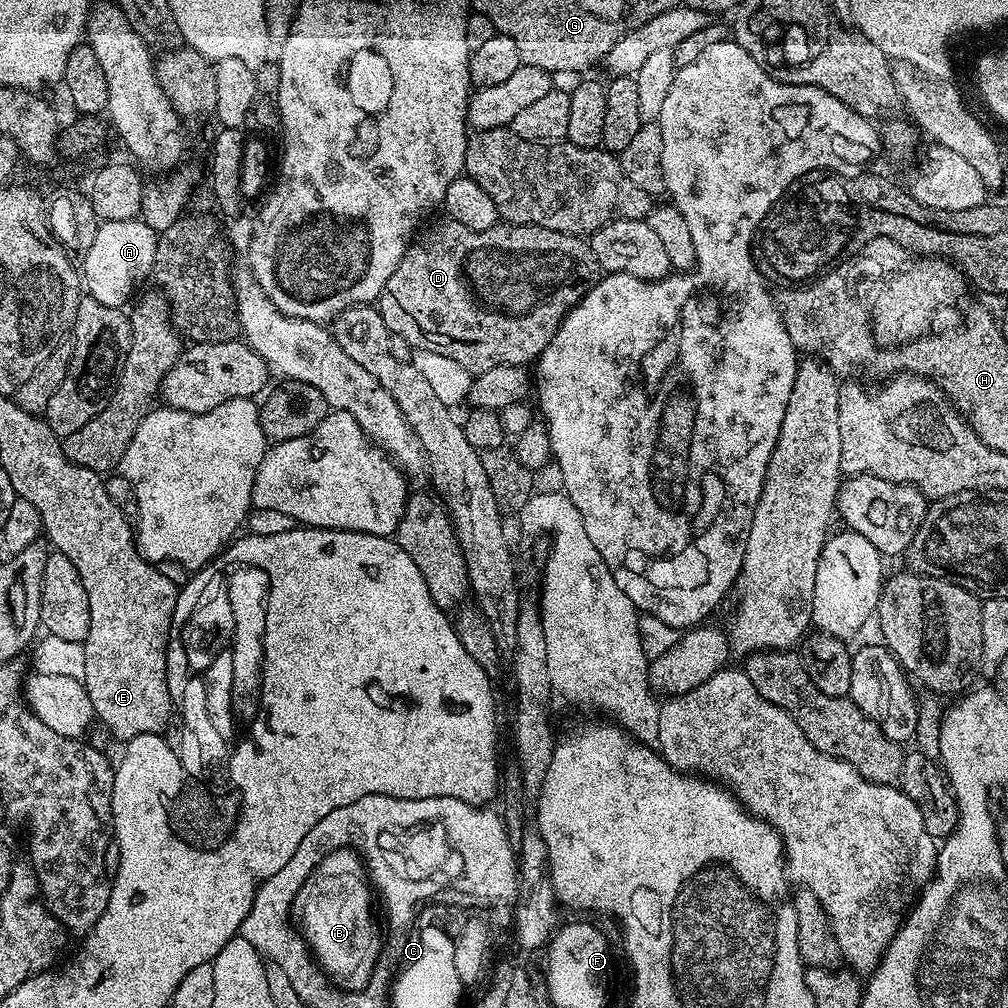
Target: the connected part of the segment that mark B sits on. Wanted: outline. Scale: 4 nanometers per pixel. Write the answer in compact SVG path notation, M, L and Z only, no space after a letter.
M353 849L327 855L302 884L292 903L292 916L318 965L336 987L362 986L370 974L378 936L370 918L370 879L363 859Z

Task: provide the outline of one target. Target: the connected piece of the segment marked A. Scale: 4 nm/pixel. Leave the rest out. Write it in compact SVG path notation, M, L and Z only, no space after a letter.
M141 218L103 221L82 265L82 284L87 295L107 308L124 308L137 295L136 287L152 275L157 235Z

